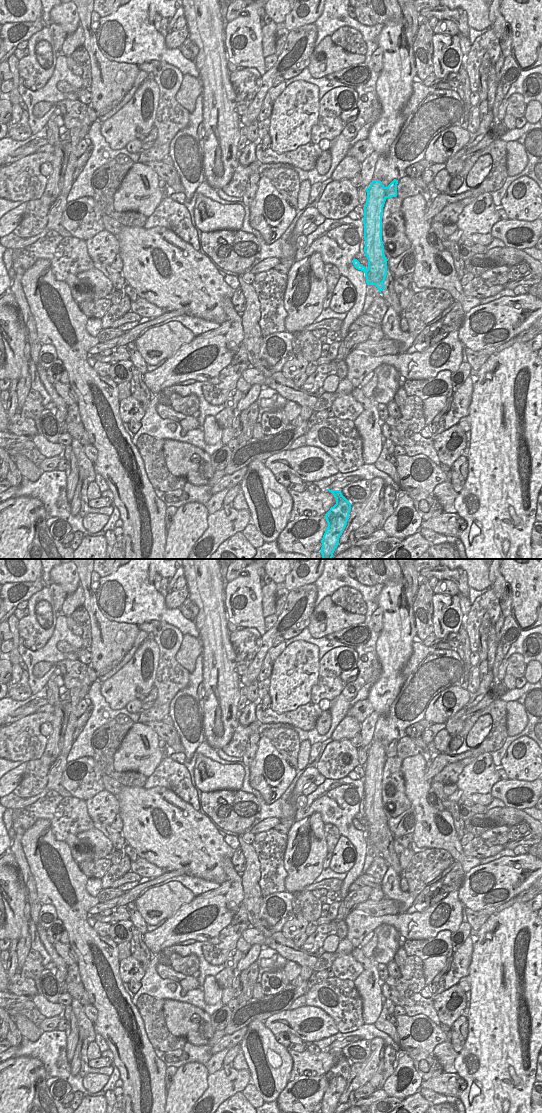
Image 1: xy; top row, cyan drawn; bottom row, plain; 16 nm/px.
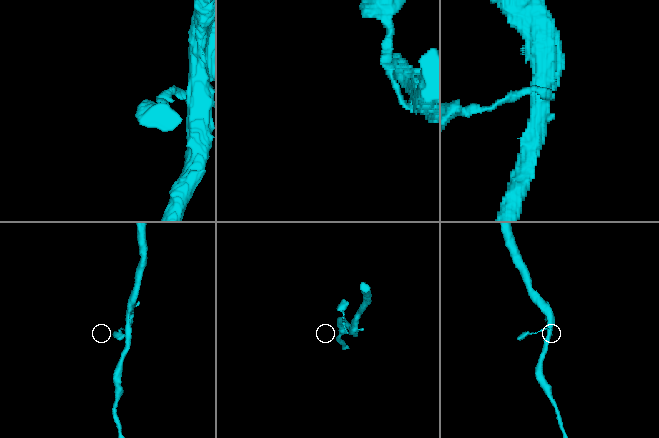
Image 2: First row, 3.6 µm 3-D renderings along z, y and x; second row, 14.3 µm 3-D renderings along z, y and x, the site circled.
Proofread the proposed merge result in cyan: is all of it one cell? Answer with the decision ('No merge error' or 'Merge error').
Merge error.

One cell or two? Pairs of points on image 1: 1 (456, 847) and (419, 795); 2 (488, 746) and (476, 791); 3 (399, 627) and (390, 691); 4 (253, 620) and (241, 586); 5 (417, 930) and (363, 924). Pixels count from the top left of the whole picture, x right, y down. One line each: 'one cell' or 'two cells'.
1: one cell
2: two cells
3: one cell
4: one cell
5: one cell

